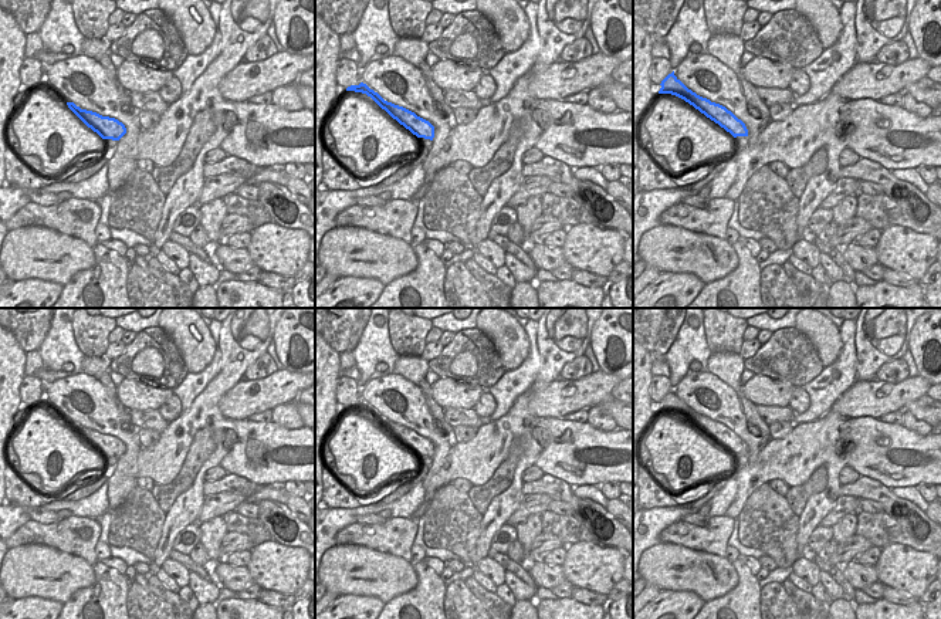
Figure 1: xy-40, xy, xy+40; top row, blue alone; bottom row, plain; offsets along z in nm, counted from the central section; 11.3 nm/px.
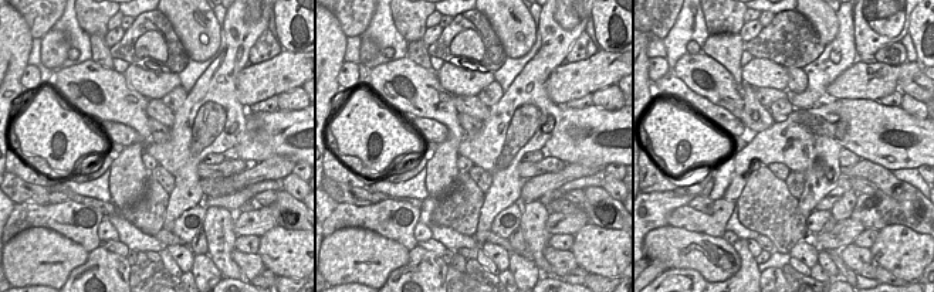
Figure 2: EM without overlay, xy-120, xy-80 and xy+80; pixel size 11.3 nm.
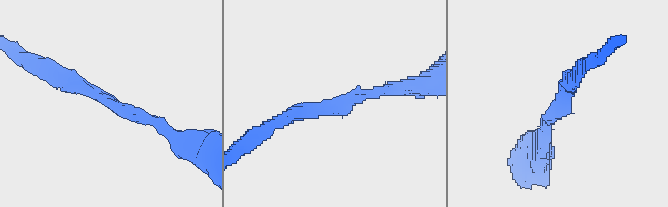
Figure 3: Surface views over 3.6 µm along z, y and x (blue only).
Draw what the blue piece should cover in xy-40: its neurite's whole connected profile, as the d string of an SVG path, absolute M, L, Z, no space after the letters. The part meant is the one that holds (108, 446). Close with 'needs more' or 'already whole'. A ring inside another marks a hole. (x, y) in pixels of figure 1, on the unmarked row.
M67 420L67 423L88 446L97 450L102 457L119 459L126 451L125 443L115 436L102 434L97 430L81 427L74 420Z | already whole

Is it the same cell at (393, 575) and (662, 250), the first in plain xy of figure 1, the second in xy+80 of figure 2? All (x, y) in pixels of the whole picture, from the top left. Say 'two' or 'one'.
one

